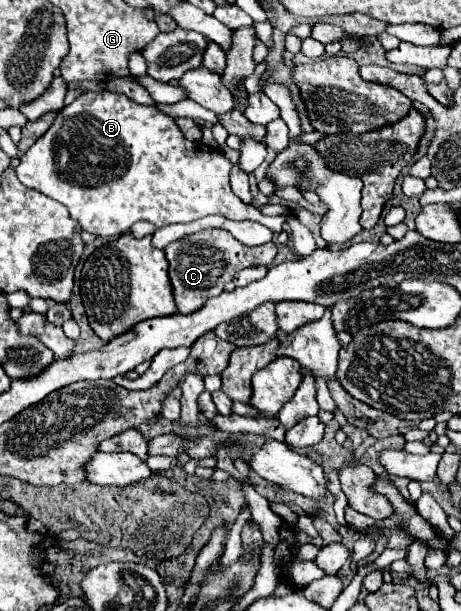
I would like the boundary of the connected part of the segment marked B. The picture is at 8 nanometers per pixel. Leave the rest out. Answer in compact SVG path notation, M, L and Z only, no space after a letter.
M104 90L80 94L72 104L64 106L48 132L42 134L22 156L16 174L24 186L64 204L70 210L70 216L80 222L82 230L94 236L126 234L138 220L152 222L160 228L176 222L192 222L208 214L222 214L230 220L256 221L273 232L282 232L286 221L284 216L263 215L232 192L228 182L230 168L232 164L228 158L216 148L202 144L200 150L196 142L186 140L174 118L162 114L154 106L144 106L124 94Z

